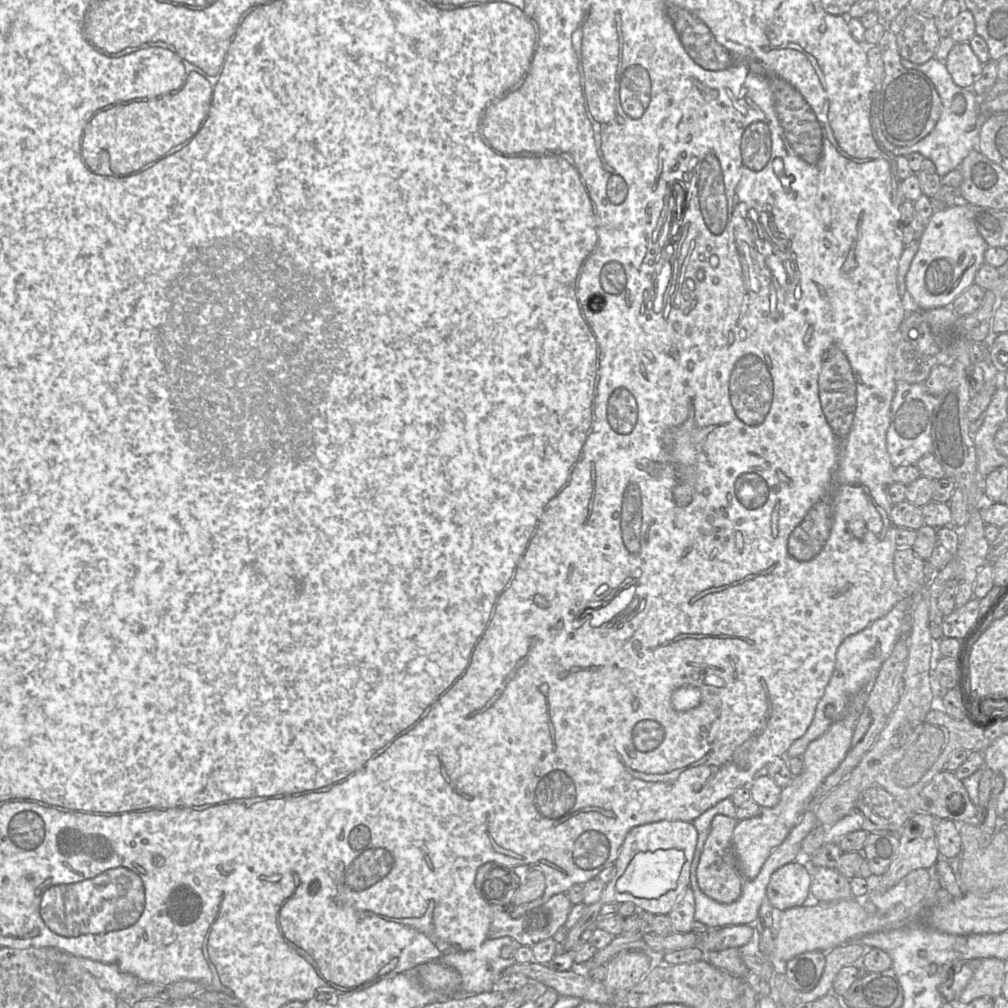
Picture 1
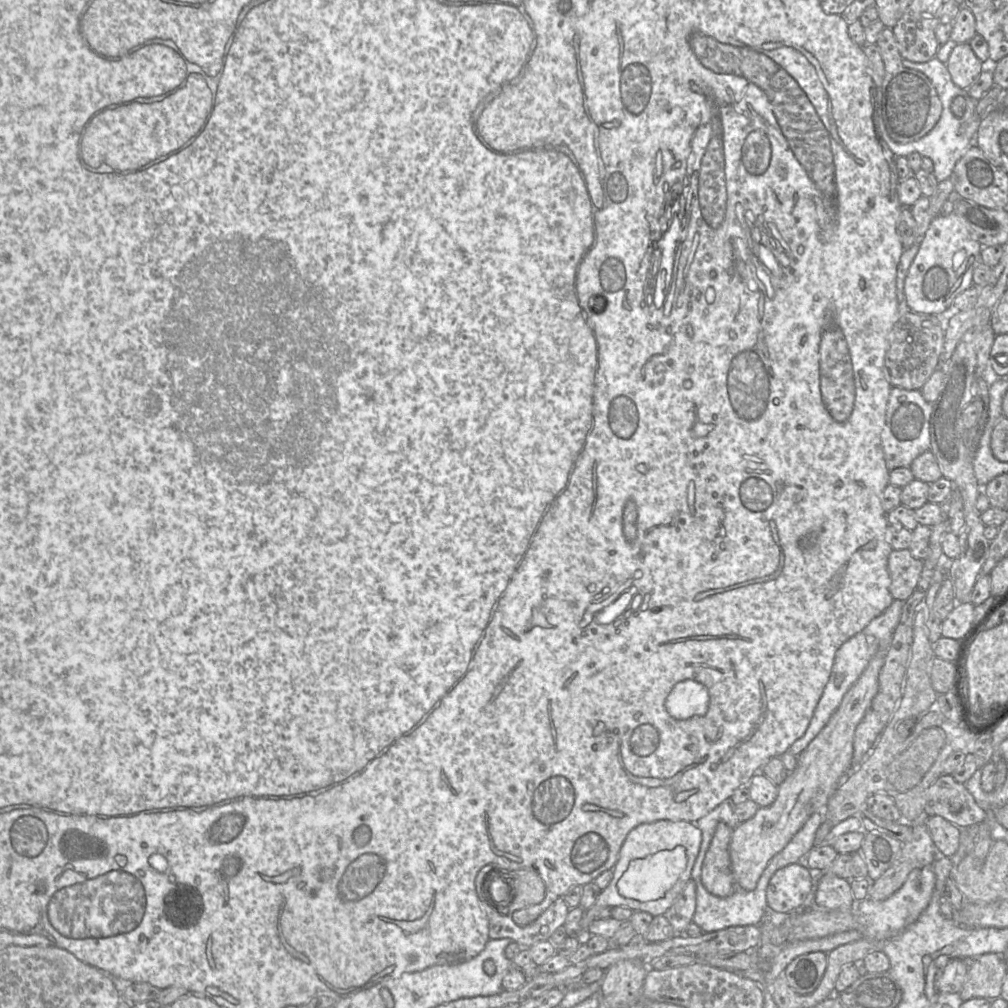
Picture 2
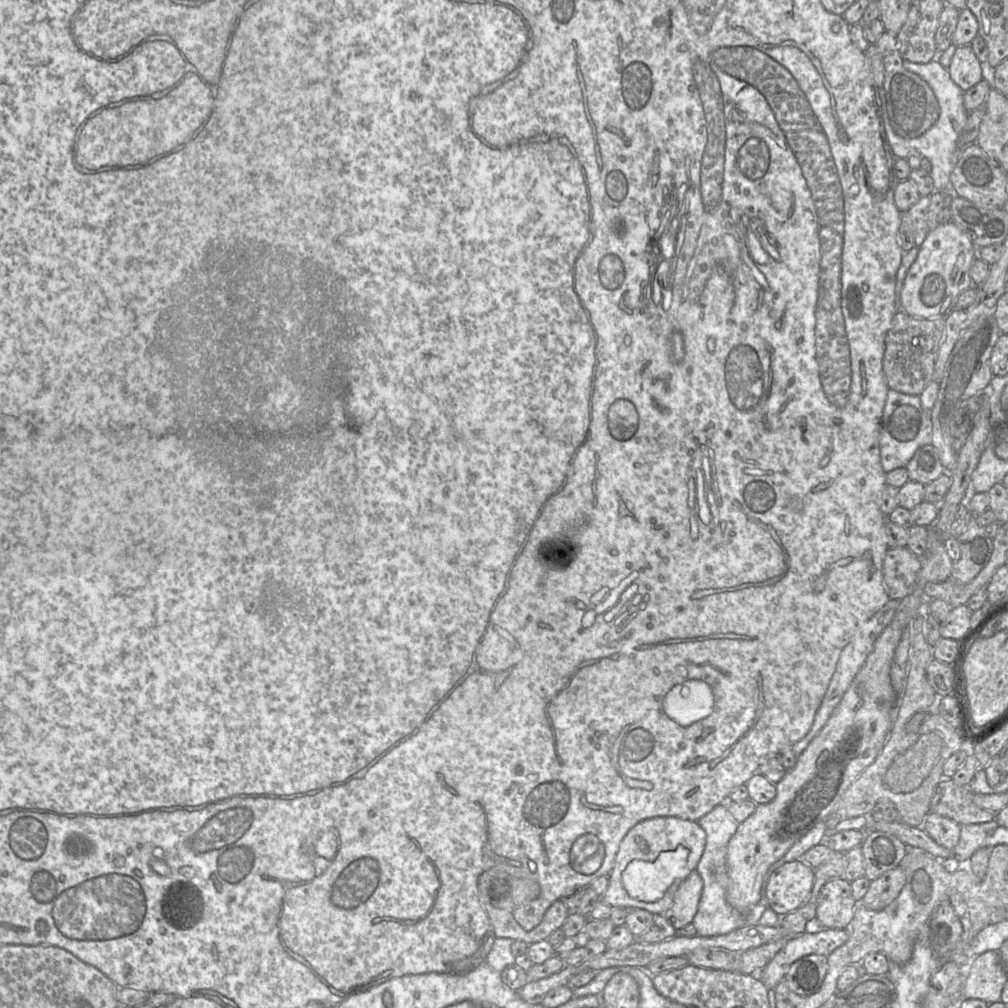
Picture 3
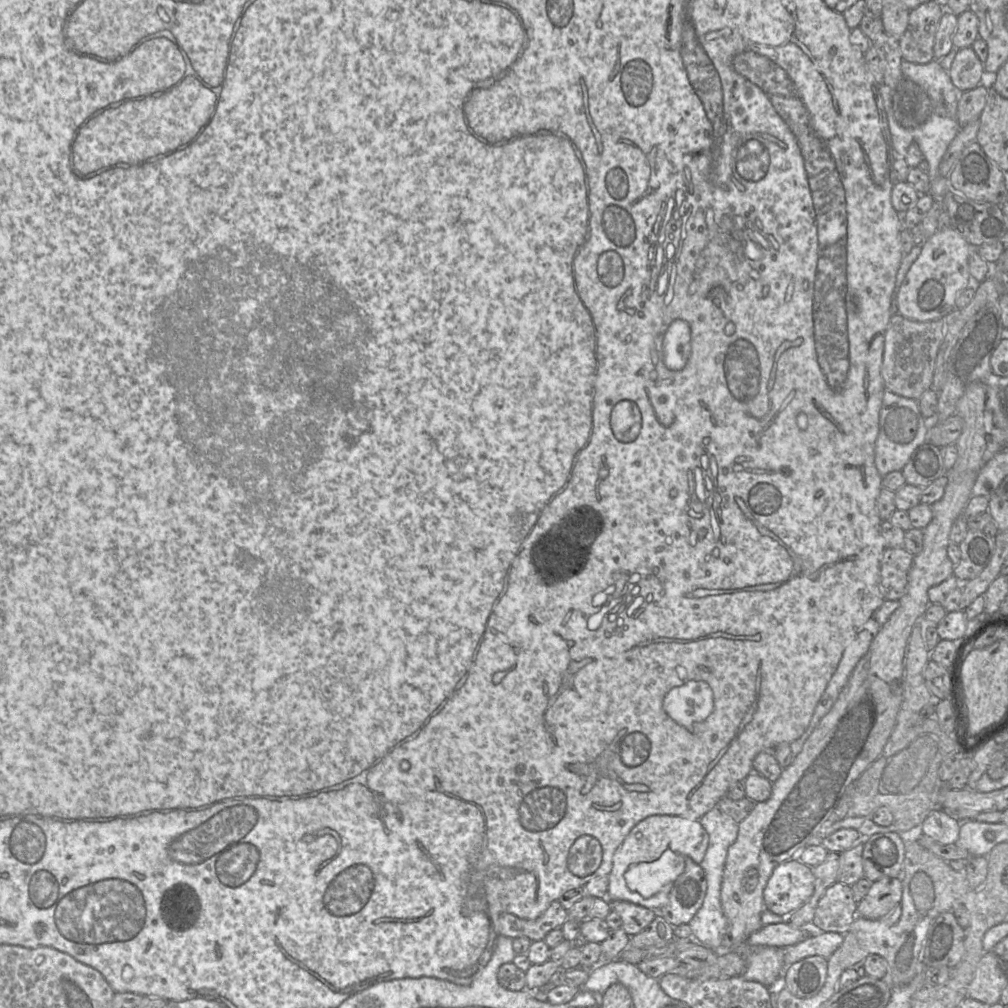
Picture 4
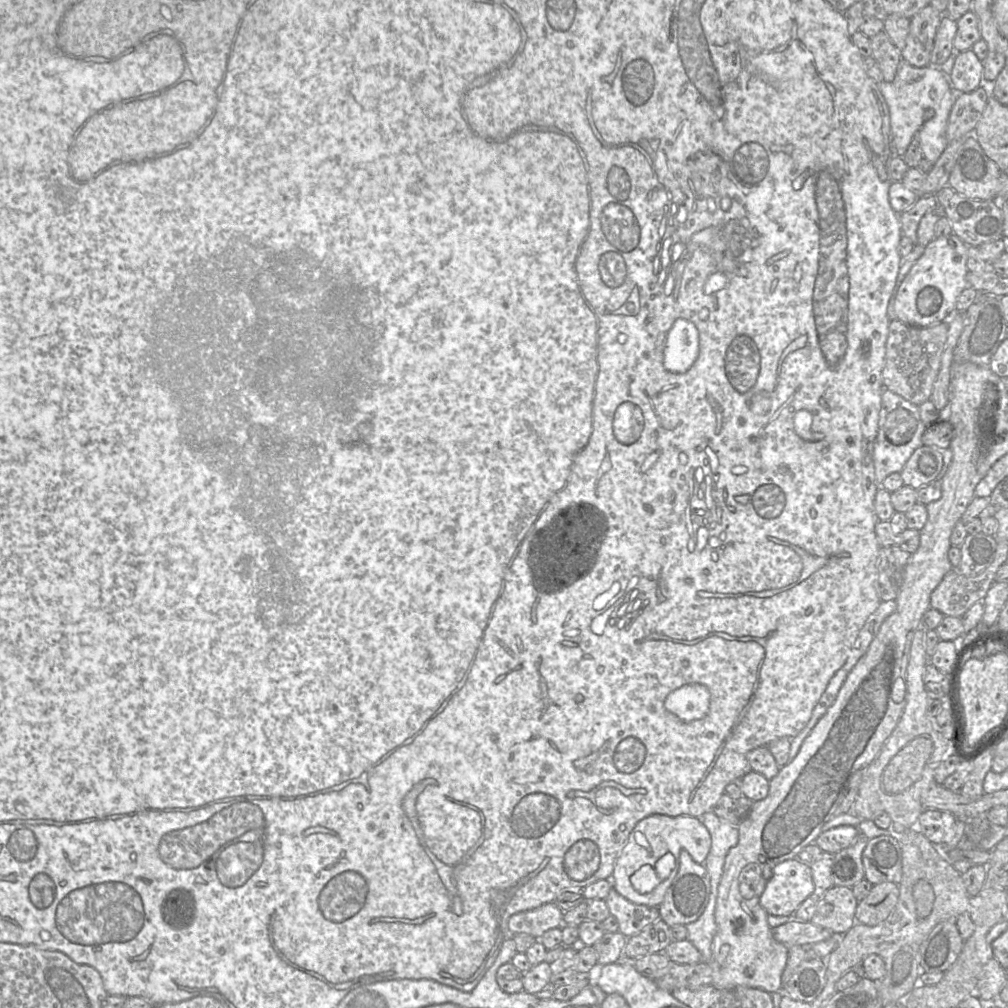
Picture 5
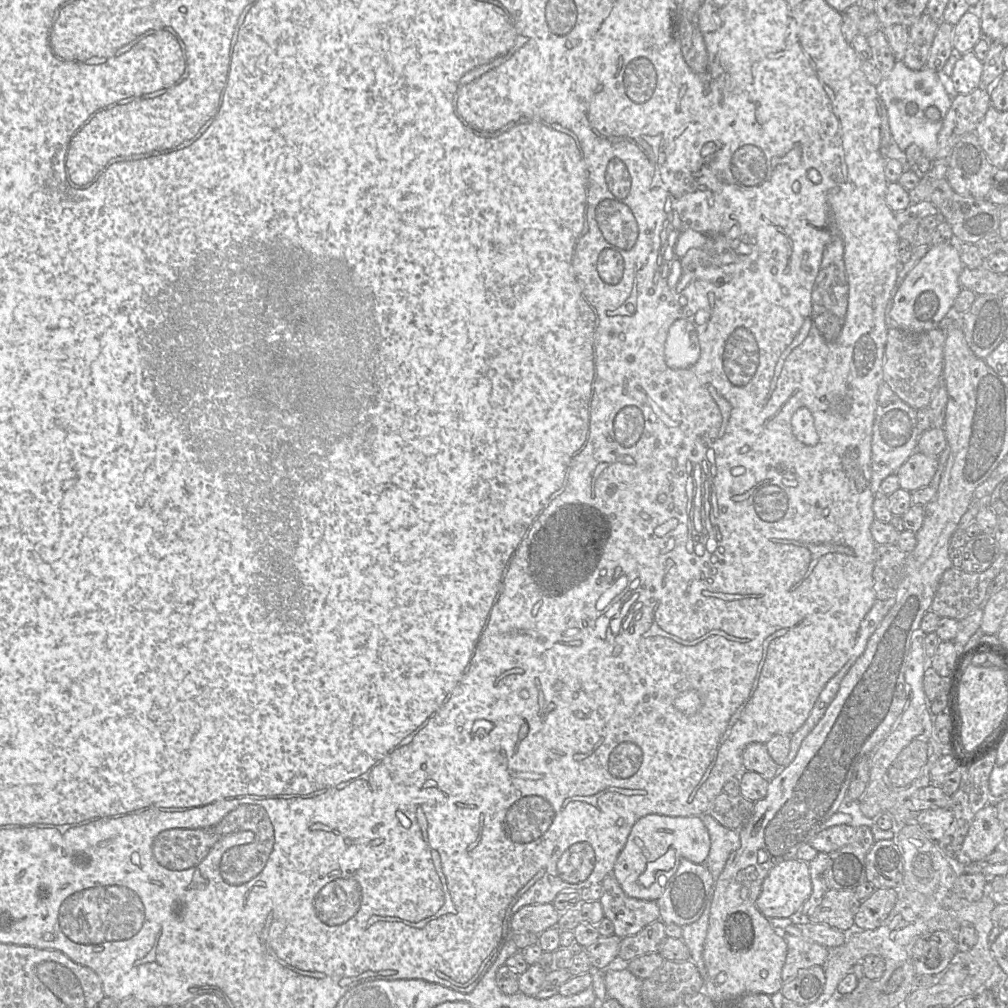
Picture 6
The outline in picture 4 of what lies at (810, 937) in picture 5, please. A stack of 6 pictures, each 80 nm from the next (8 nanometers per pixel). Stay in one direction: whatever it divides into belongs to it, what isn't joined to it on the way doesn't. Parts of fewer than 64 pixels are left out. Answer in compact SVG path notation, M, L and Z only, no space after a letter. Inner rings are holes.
M787 922L770 924L752 933L748 938L748 943L753 946L770 946L784 949L802 942L809 935L804 929L793 927Z

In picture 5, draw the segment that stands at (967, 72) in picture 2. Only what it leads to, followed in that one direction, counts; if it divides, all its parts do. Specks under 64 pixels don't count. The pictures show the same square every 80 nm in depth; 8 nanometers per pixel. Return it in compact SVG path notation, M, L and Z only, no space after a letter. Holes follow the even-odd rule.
M972 49L961 51L955 59L950 73L956 93L972 92L983 82L983 61Z

